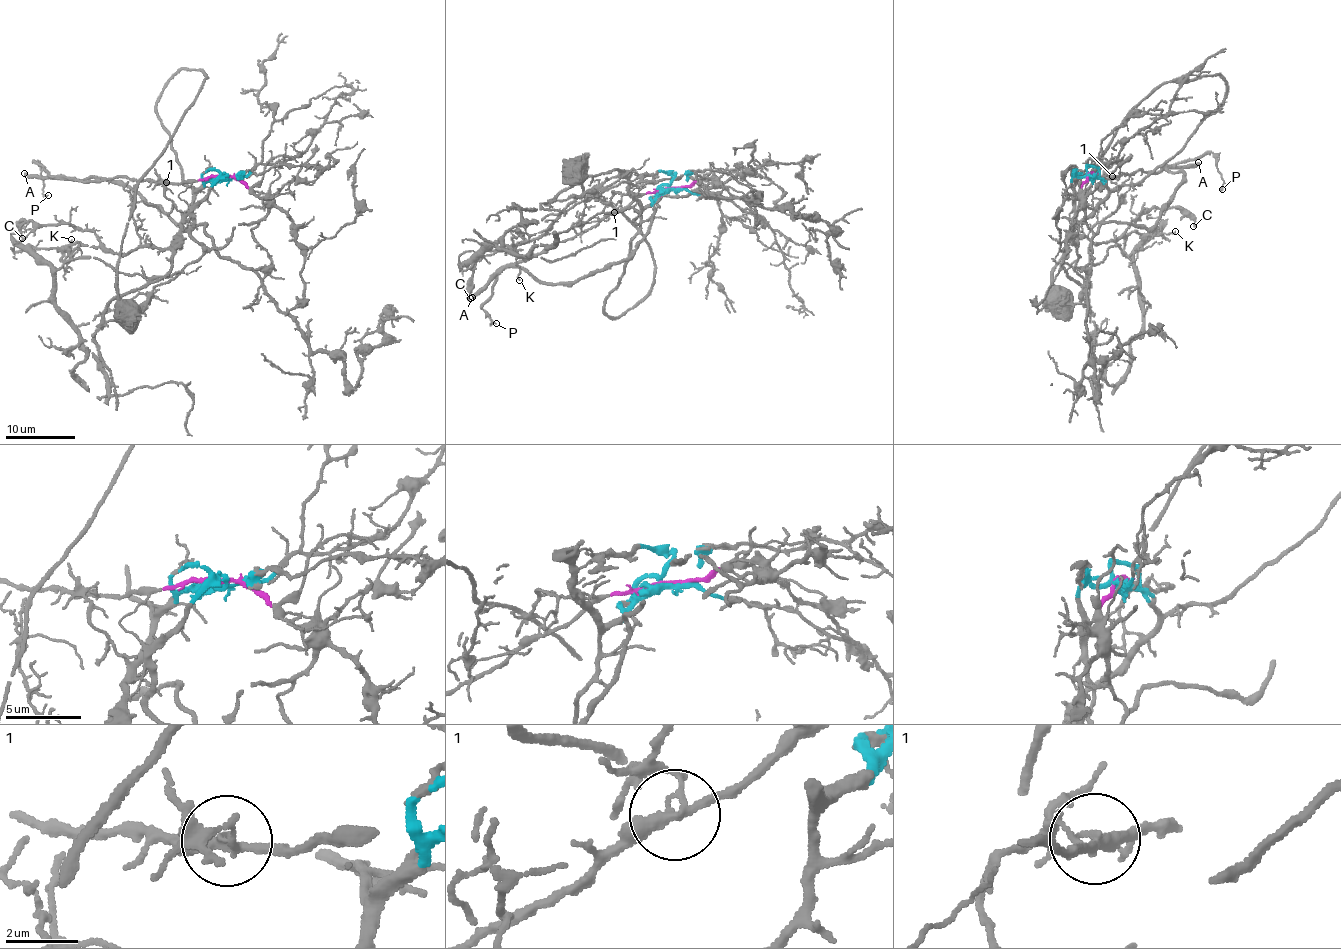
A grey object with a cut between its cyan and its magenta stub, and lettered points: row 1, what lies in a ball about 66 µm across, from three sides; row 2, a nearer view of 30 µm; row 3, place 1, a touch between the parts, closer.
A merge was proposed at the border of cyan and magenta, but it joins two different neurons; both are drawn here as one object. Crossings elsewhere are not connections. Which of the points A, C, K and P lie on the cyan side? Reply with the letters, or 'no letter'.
C, K

